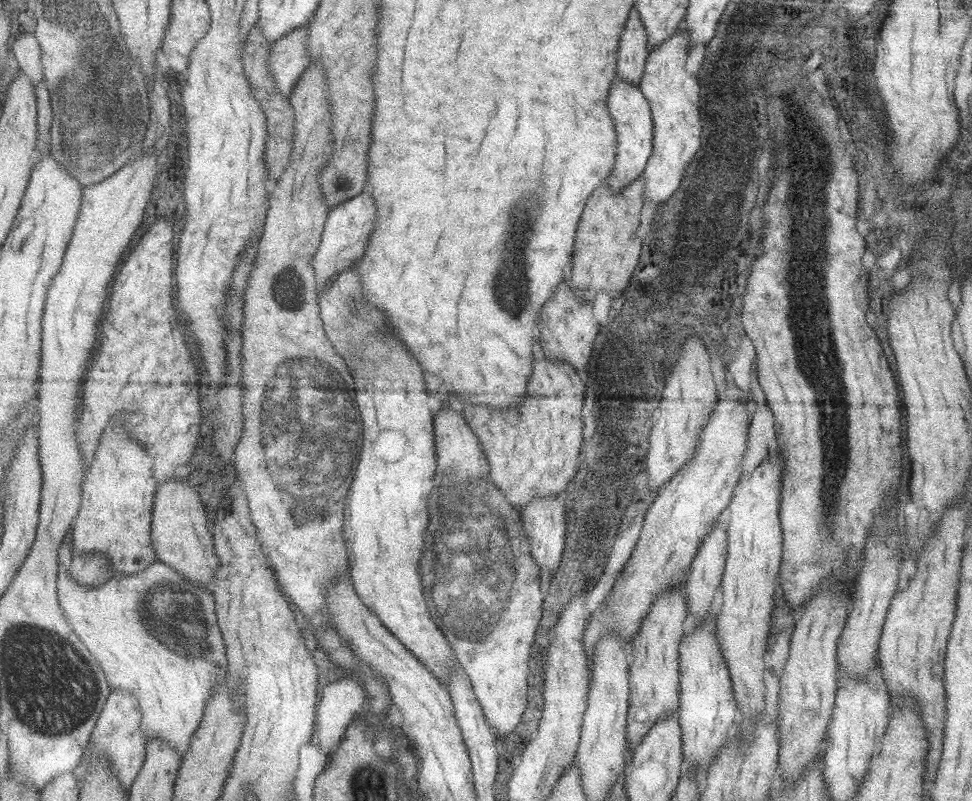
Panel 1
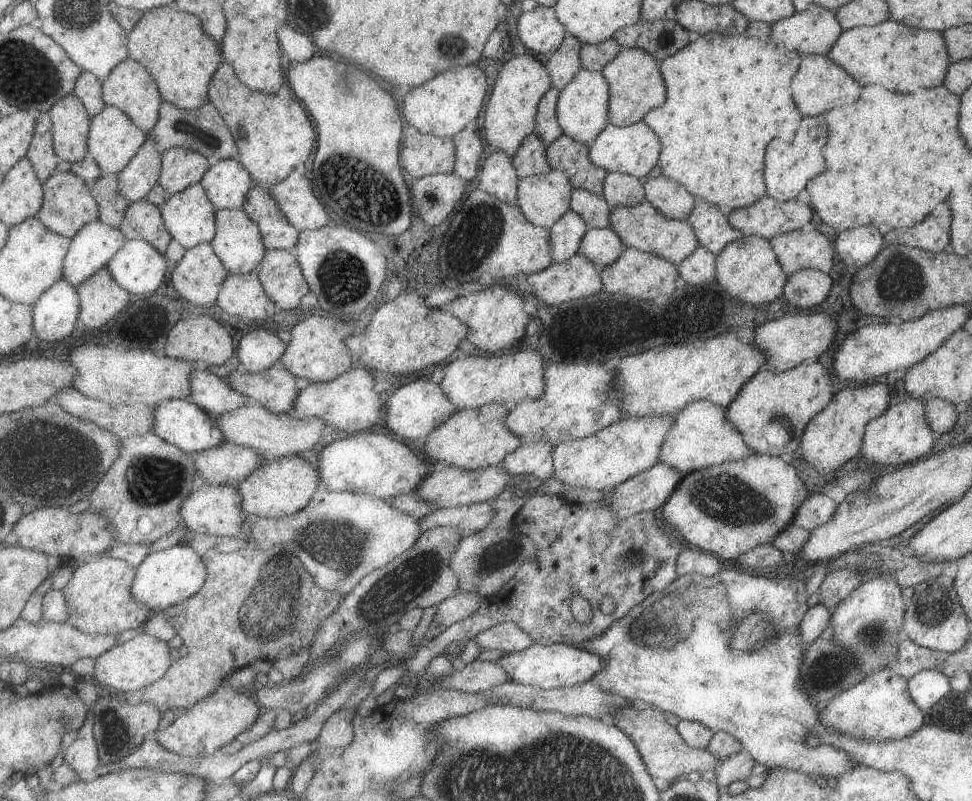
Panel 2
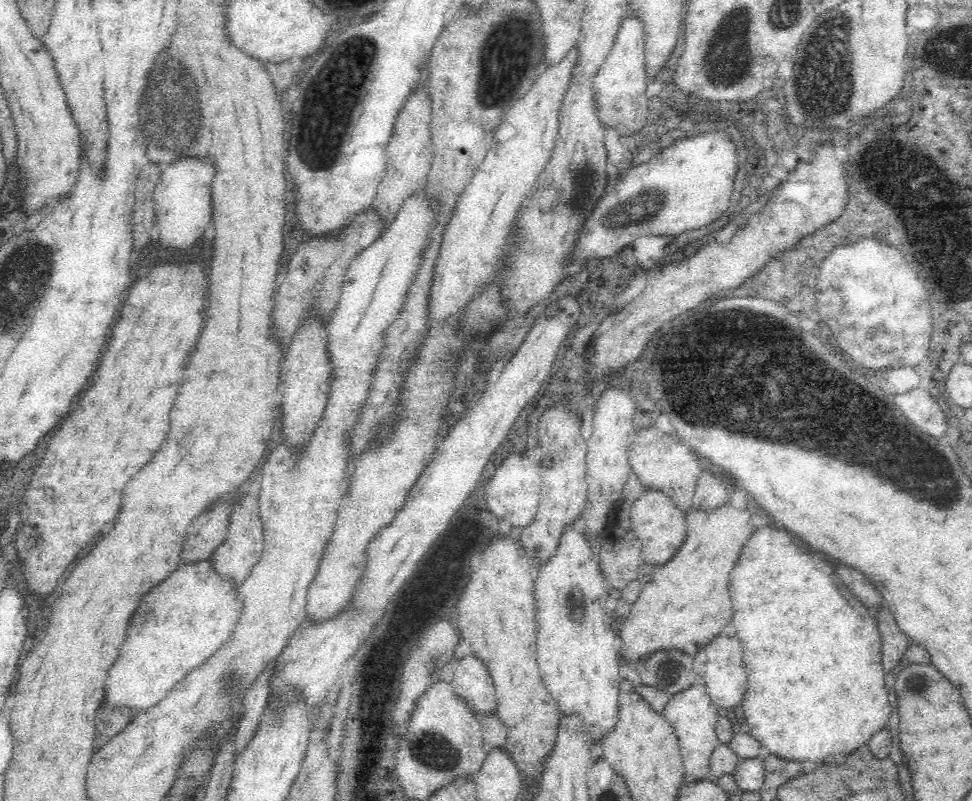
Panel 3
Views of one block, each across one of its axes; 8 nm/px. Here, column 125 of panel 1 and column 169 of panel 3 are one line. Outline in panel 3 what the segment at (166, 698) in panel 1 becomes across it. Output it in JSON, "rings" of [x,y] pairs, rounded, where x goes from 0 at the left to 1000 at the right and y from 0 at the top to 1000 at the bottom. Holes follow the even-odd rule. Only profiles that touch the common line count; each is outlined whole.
{"rings":[[[217,698],[205,699],[201,703],[189,703],[188,705],[185,704],[171,724],[168,724],[165,730],[159,732],[159,734],[149,745],[146,745],[146,749],[132,780],[132,792],[130,792],[130,797],[128,797],[128,803],[123,809],[122,819],[112,835],[112,844],[108,853],[108,871],[110,871],[113,880],[134,879],[134,881],[142,884],[144,889],[148,889],[150,884],[154,884],[154,881],[158,881],[158,879],[165,876],[165,871],[169,871],[171,864],[173,864],[181,851],[185,853],[189,848],[189,844],[195,840],[195,836],[200,836],[200,834],[212,828],[214,821],[217,821],[231,803],[235,803],[235,799],[239,795],[243,778],[246,775],[250,760],[250,752],[248,742],[246,742],[246,732],[242,729],[242,724],[236,719],[226,719],[219,710],[219,707],[220,704]]]}

